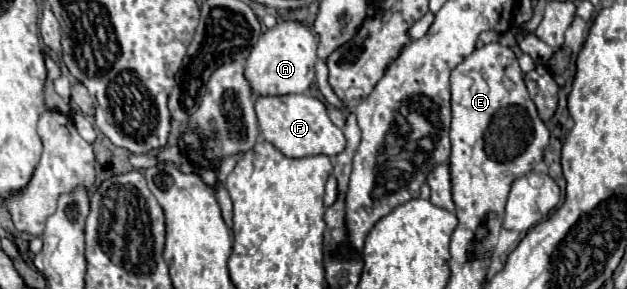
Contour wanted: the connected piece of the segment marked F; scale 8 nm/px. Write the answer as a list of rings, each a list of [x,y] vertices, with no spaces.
[[[310,93],[282,95],[282,97],[256,97],[256,117],[260,133],[266,141],[278,147],[286,157],[306,157],[306,155],[338,155],[346,139],[342,129],[338,129],[326,111],[324,101],[312,97]]]

